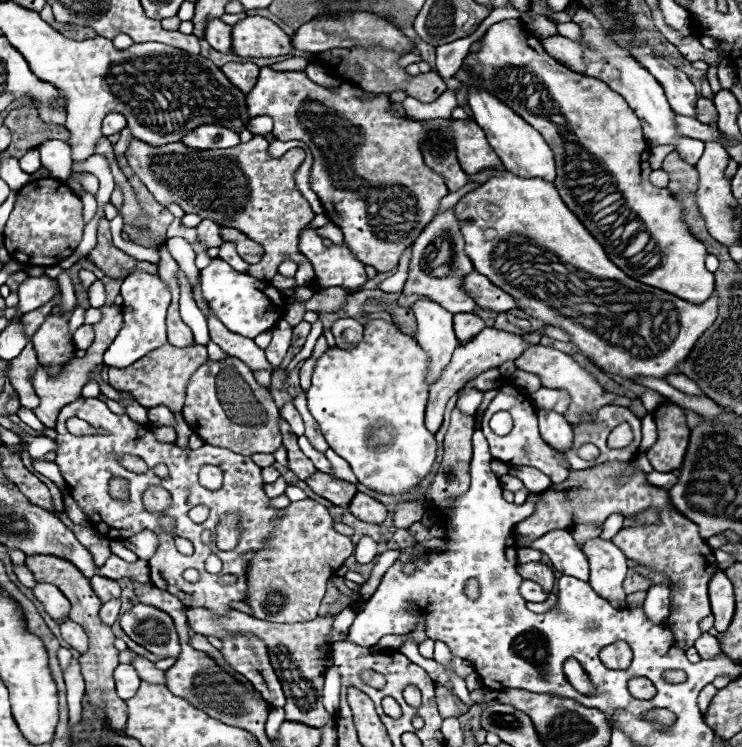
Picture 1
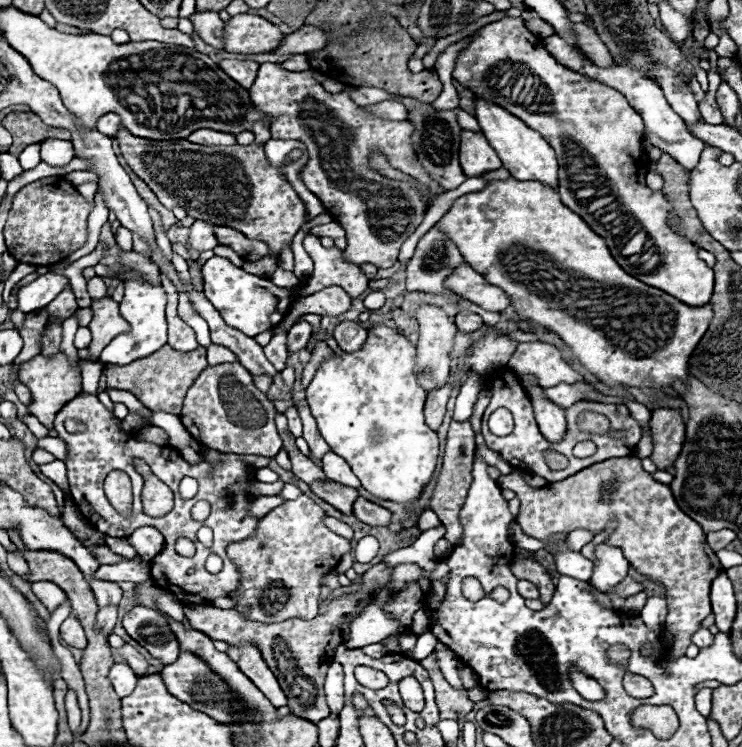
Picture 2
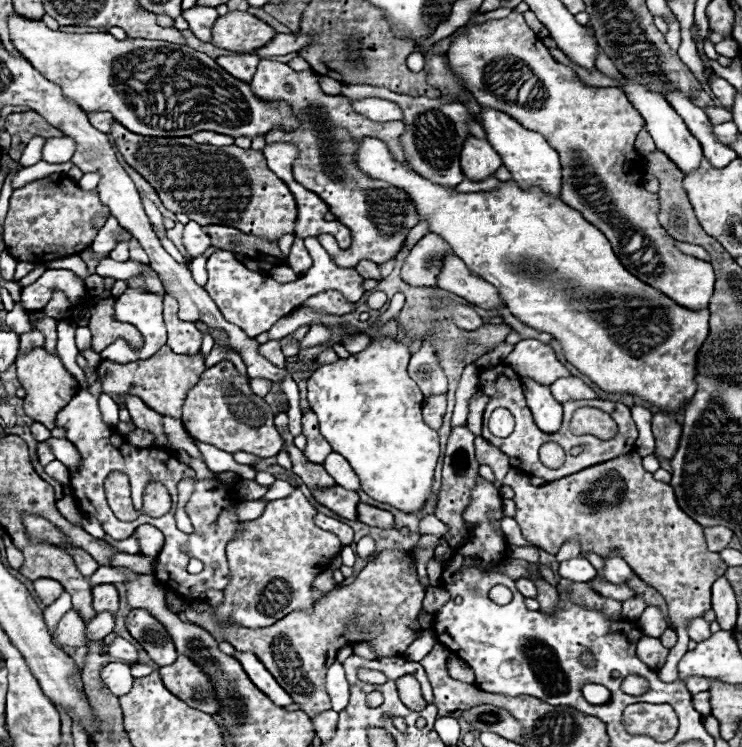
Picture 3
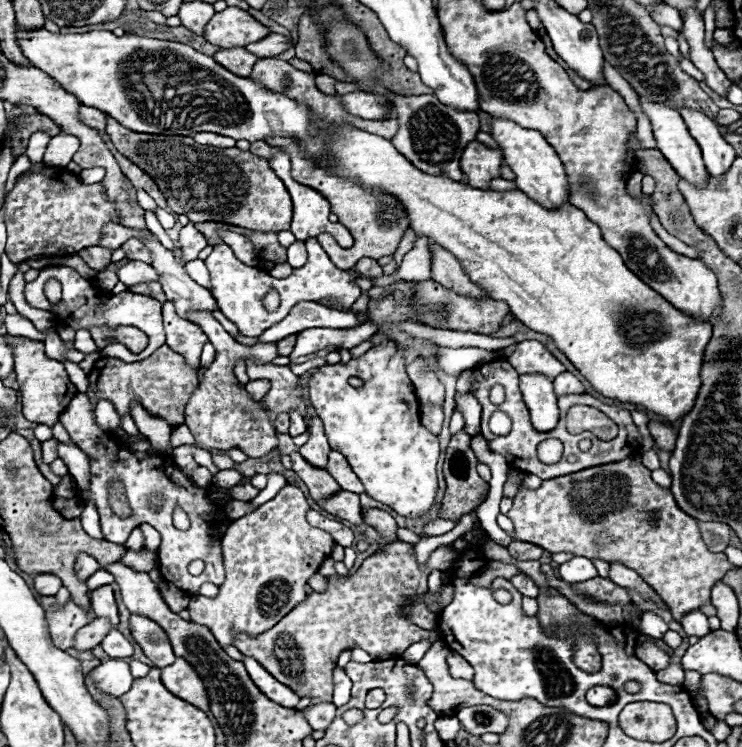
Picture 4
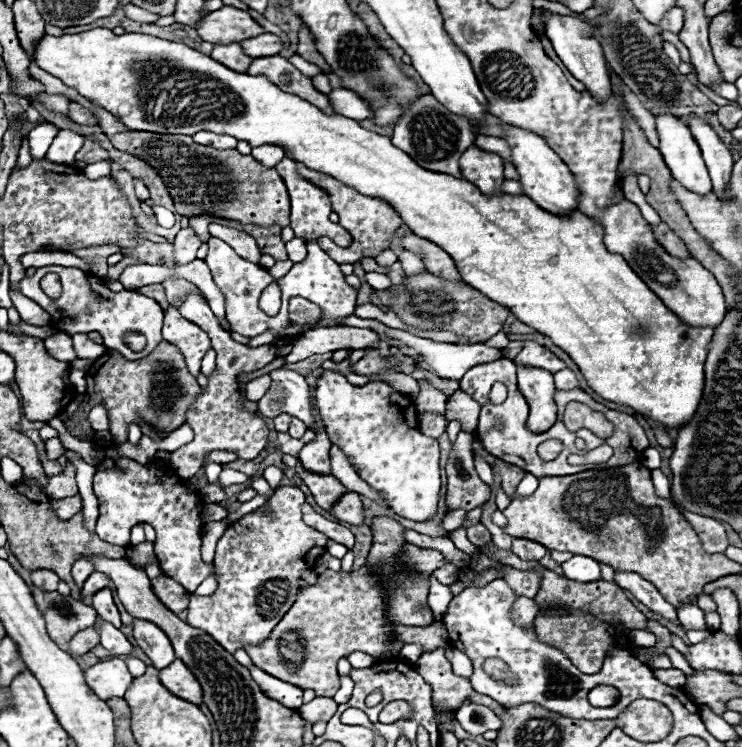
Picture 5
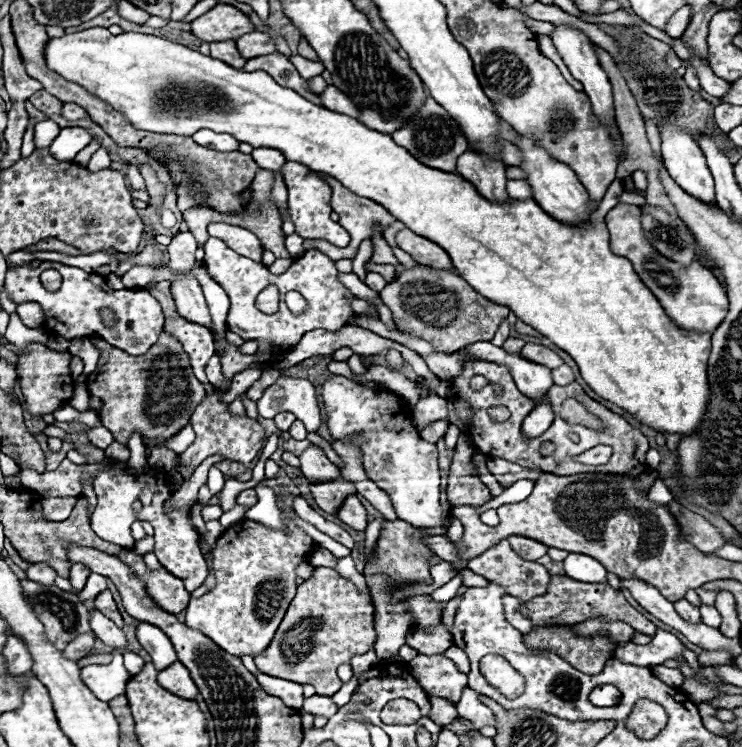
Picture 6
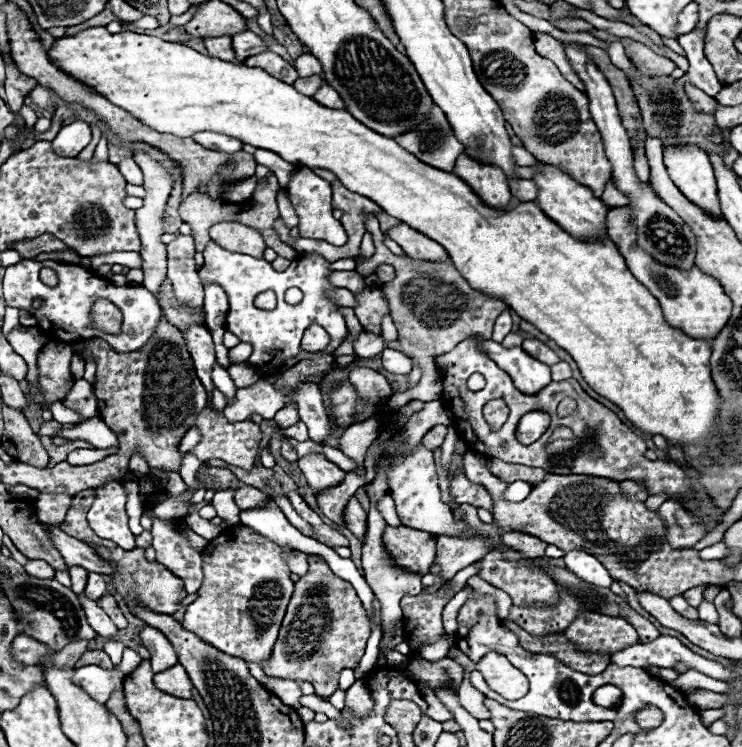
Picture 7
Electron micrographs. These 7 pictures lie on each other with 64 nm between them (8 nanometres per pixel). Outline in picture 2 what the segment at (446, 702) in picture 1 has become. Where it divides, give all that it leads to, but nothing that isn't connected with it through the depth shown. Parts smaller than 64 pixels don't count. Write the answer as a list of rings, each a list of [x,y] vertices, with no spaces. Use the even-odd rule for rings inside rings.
[[[430,654],[428,658],[424,658],[420,662],[428,672],[430,672],[430,680],[434,682],[434,688],[436,688],[436,704],[440,708],[440,716],[442,720],[444,718],[452,718],[452,720],[458,720],[462,718],[464,714],[469,713],[473,709],[473,703],[468,700],[468,690],[454,690],[442,676],[438,664],[436,664],[436,658],[434,654]]]

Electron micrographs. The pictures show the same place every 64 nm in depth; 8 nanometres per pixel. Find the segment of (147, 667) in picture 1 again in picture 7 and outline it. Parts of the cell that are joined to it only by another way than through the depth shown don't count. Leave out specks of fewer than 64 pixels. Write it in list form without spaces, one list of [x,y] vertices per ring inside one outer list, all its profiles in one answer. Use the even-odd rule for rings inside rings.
[[[80,596],[80,604],[86,612],[86,618],[90,622],[90,626],[96,630],[98,636],[104,636],[108,640],[112,640],[118,634],[118,628],[114,626],[114,622],[104,614],[104,610],[100,610],[100,606],[84,596]]]

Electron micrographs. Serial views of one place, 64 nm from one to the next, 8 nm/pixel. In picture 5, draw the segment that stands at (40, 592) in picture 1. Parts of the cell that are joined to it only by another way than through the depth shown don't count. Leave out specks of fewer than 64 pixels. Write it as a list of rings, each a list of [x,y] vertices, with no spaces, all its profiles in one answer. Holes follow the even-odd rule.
[[[34,570],[30,572],[30,578],[36,586],[40,586],[40,590],[56,590],[60,582],[60,578],[52,570]]]

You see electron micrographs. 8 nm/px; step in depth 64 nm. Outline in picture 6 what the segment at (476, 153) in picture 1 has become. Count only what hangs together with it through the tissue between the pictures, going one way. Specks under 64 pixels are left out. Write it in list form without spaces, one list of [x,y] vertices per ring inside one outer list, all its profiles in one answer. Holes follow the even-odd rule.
[[[466,150],[458,158],[456,166],[456,172],[472,182],[484,198],[500,202],[508,200],[504,170],[504,162],[496,162],[496,158],[484,158],[484,154],[476,154],[474,150]]]

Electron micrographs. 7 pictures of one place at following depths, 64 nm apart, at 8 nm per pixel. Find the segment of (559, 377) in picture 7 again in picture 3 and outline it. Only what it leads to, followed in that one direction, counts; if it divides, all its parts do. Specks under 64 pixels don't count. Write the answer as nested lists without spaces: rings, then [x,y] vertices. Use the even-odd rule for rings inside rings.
[[[560,378],[550,386],[552,396],[562,404],[568,400],[586,400],[586,398],[598,398],[598,394],[586,386],[580,378]]]

